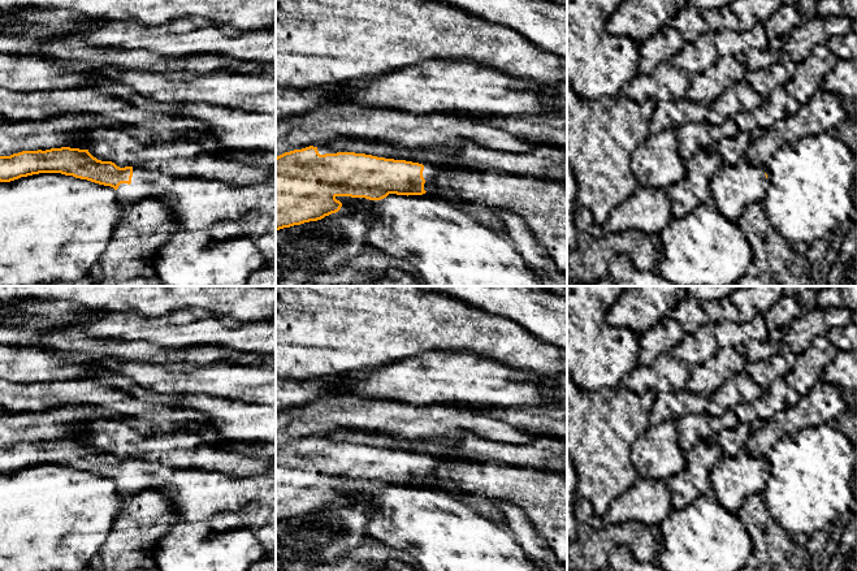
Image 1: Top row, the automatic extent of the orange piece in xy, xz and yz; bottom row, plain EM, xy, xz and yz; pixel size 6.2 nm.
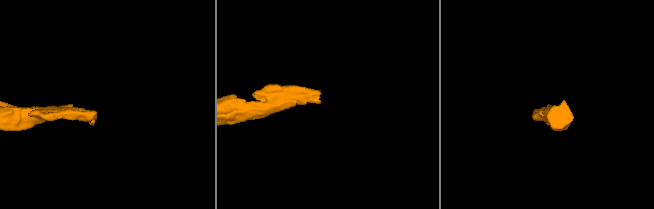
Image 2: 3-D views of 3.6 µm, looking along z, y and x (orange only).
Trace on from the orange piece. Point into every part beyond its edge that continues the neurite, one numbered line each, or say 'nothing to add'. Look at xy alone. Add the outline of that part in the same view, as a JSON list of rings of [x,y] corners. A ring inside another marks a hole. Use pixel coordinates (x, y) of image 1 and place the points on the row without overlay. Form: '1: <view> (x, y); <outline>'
1: xy (197, 494); [[[133,458],[131,475],[121,475],[114,483],[124,497],[146,489],[160,492],[173,502],[178,519],[185,522],[209,522],[216,514],[276,509],[276,467],[259,475],[233,477],[218,471],[151,466],[143,459]]]

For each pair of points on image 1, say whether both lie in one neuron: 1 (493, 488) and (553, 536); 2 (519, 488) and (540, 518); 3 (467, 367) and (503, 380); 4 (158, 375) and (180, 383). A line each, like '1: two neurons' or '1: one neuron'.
1: one neuron
2: one neuron
3: one neuron
4: one neuron

